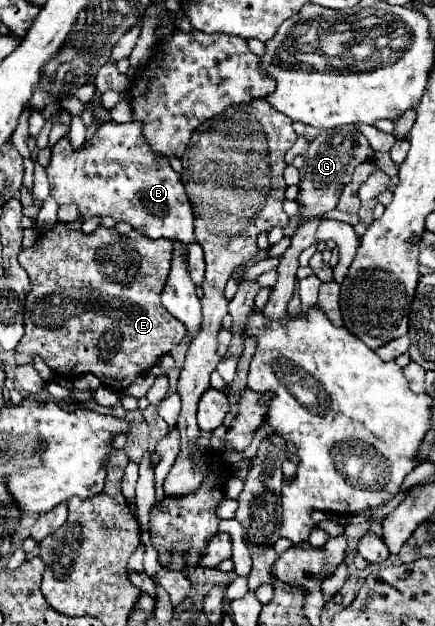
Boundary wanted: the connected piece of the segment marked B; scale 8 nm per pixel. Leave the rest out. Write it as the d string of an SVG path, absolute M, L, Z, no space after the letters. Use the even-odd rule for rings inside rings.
M105 121L97 133L91 137L89 143L83 143L81 149L73 149L69 135L59 139L53 147L51 163L45 167L49 187L51 187L51 197L59 205L71 205L75 203L79 209L79 219L87 217L111 217L115 221L125 221L133 229L141 231L143 235L151 239L171 239L171 241L183 241L191 243L193 241L193 211L191 203L187 199L187 193L183 189L181 177L173 167L169 165L169 159L165 157L155 157L151 145L147 145L143 137L143 125L139 121L129 121L129 123L117 123L117 121Z

